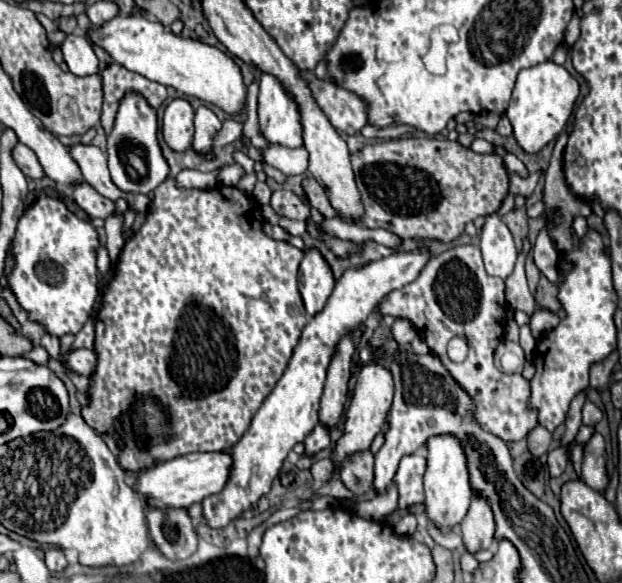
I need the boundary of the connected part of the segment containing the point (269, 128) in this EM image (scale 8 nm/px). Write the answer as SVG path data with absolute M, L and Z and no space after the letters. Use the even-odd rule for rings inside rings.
M262 73L258 93L258 117L262 135L268 143L284 147L302 147L300 109L284 85L270 73Z

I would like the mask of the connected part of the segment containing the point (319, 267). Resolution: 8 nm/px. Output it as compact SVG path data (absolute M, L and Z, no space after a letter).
M312 247L304 251L304 259L298 271L298 289L304 299L308 315L320 313L324 309L332 289L334 289L334 275L322 253Z

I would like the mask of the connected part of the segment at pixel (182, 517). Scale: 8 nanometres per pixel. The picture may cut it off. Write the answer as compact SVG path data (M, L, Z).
M146 505L146 519L152 541L164 557L186 559L196 551L198 535L188 509L148 509Z

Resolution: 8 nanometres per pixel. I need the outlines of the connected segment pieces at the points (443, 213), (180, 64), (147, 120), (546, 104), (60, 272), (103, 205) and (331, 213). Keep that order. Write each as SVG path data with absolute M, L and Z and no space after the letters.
M408 137L384 143L374 143L352 155L356 185L362 193L364 217L362 225L370 229L388 229L402 239L432 239L450 243L464 233L466 223L476 217L496 213L508 193L508 171L496 153L474 153L458 141L434 137Z
M118 15L106 25L94 27L88 37L94 39L94 43L98 43L100 47L104 47L112 61L150 81L174 87L176 91L188 97L212 103L228 115L238 115L246 109L248 87L242 79L242 69L228 53L220 51L218 47L206 45L198 39L174 35L172 31L166 31L162 23L150 21L144 15Z
M128 93L120 103L114 131L108 137L108 169L110 169L112 183L120 191L134 193L134 195L152 193L170 173L168 161L164 159L158 143L156 111L138 93Z
M546 61L536 67L522 69L518 73L518 79L512 91L510 107L506 111L506 117L514 127L514 137L518 145L526 153L536 153L544 145L554 141L556 135L568 123L578 95L580 95L578 81L562 65L556 65L554 61Z
M38 197L20 217L12 251L16 267L8 285L30 319L40 321L48 333L58 337L78 333L90 317L98 295L96 249L98 233L92 223L78 219L58 199Z
M80 183L74 187L74 201L90 215L90 217L100 217L108 219L110 215L116 213L116 203L108 201L106 197L100 197L96 189L92 189L88 183Z
M308 177L308 179L304 181L304 189L306 189L306 195L308 195L308 199L312 201L312 205L314 205L316 209L320 209L320 211L324 213L324 217L328 217L328 219L336 217L336 211L330 207L324 189L322 189L312 177Z

